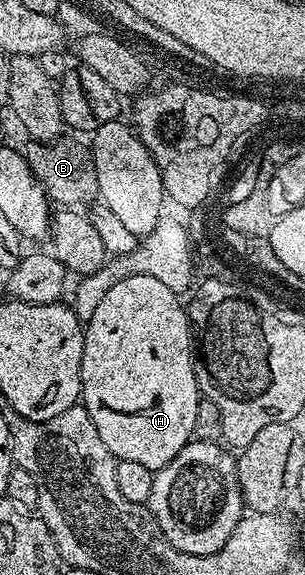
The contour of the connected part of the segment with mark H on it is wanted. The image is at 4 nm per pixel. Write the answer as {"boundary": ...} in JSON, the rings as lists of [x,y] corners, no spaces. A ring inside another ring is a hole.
{"boundary":[[[132,276],[116,283],[112,290],[108,290],[108,294],[104,294],[100,306],[96,306],[92,318],[84,325],[80,404],[81,407],[88,410],[96,430],[100,432],[104,446],[108,446],[110,453],[118,460],[140,462],[140,466],[148,466],[157,470],[164,467],[168,462],[172,462],[172,458],[176,458],[176,454],[184,445],[191,443],[196,426],[196,406],[200,399],[200,379],[198,380],[197,374],[194,373],[194,360],[190,357],[190,330],[192,331],[192,323],[179,295],[173,293],[168,286],[164,286],[163,282],[148,276]]]}

